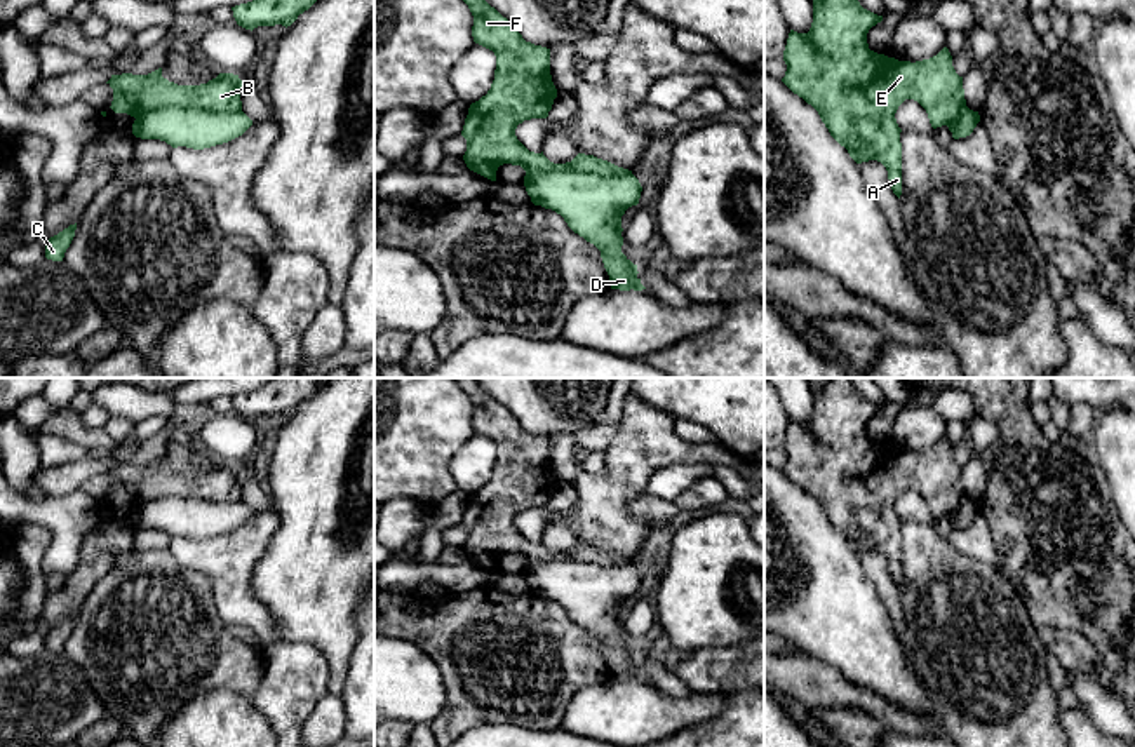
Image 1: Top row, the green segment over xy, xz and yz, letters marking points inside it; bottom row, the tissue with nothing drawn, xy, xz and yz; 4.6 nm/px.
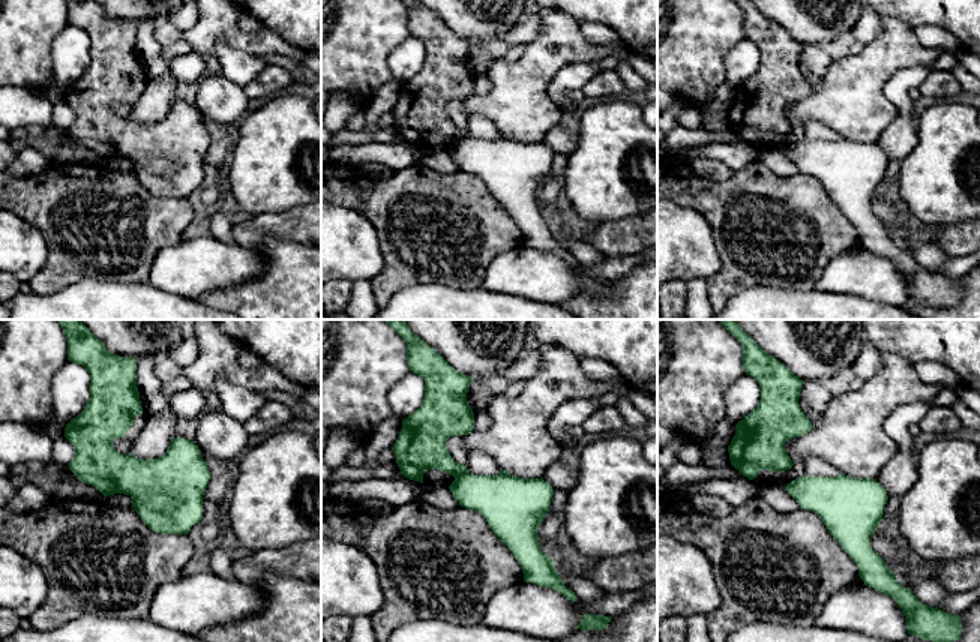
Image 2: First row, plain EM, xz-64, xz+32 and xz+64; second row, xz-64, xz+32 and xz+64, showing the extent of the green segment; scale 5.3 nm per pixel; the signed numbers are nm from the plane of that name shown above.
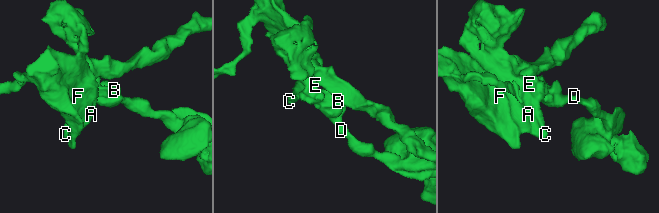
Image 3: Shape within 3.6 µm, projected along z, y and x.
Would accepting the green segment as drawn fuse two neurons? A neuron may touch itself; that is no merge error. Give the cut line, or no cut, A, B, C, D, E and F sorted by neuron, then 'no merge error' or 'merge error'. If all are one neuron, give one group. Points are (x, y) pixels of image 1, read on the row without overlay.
cut in xz along (631, 561), (625, 565), (543, 561), (524, 575); A B C E F / D; merge error

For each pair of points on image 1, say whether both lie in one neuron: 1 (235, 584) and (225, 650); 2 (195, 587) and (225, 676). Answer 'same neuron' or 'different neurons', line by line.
1: different neurons
2: same neuron

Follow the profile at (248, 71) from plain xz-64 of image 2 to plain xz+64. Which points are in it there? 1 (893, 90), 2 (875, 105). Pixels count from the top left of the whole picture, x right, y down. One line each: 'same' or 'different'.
1: same
2: different

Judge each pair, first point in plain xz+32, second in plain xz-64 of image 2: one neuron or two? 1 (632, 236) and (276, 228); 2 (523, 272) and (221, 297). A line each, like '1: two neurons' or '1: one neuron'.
1: one neuron
2: two neurons

